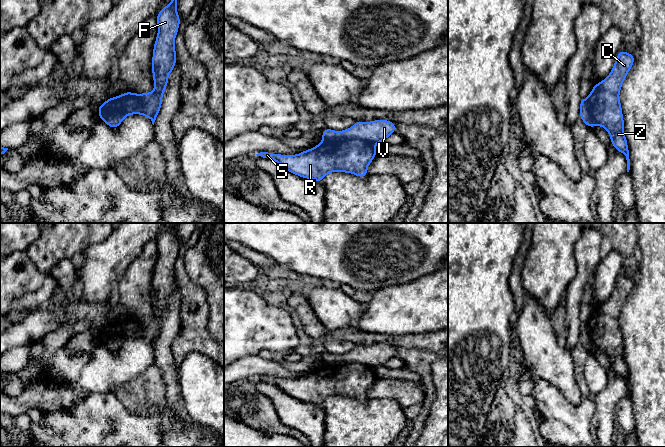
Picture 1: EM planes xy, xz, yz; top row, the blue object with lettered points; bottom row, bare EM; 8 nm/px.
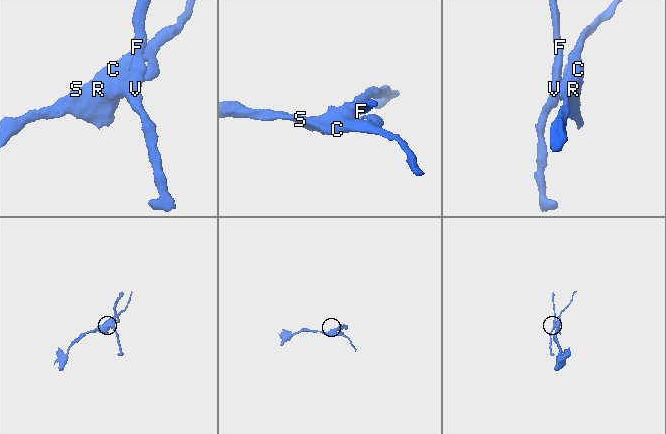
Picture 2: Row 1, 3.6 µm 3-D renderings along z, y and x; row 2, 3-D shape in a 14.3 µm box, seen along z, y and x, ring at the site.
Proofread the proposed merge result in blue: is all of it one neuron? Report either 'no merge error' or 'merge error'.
merge error

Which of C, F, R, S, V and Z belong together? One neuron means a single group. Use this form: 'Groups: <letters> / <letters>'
Groups: C R S Z / F V

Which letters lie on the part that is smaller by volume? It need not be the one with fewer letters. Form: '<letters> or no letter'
F, V

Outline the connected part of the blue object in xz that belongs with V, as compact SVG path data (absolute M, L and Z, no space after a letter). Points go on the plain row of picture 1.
M374 344L370 346L356 345L356 347L343 355L334 355L325 352L322 354L322 362L331 363L361 363L377 368L384 366L387 361L395 357L396 348L388 344Z

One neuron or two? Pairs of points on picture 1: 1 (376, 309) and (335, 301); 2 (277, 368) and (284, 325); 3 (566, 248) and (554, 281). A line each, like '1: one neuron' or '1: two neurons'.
1: two neurons
2: two neurons
3: one neuron

